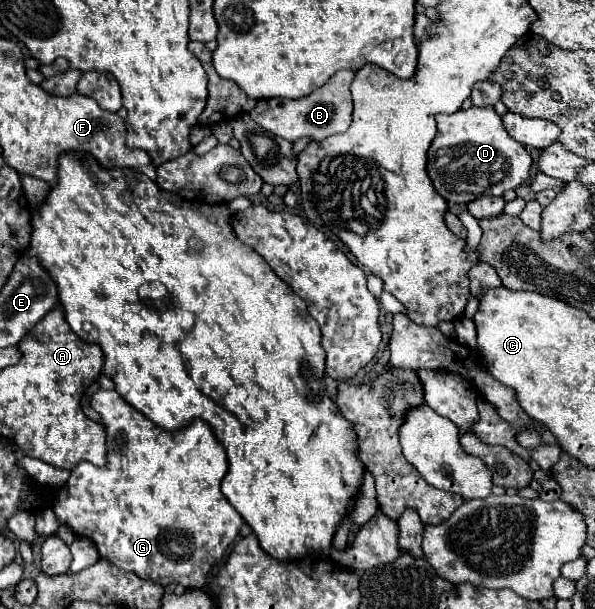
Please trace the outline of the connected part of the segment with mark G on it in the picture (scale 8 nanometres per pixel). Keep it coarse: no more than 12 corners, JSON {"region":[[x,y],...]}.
{"region":[[104,389],[104,467],[56,517],[162,587],[208,589],[244,525],[210,425]]}

